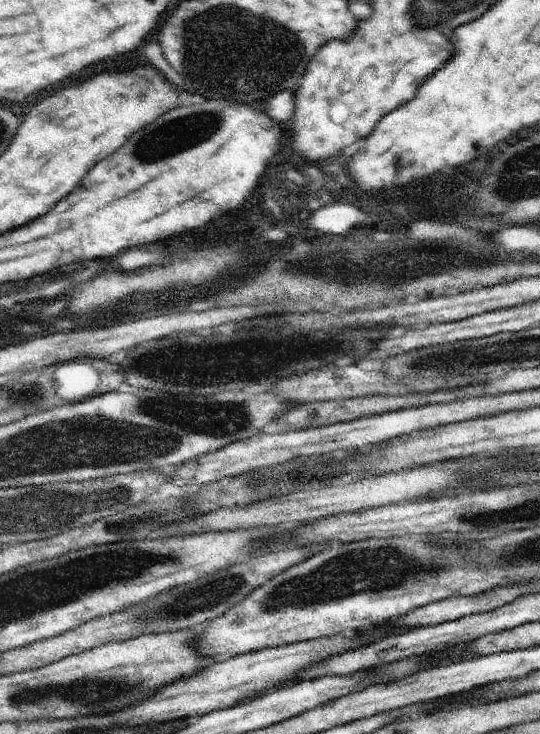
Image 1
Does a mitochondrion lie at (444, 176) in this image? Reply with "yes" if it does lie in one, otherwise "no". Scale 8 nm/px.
no

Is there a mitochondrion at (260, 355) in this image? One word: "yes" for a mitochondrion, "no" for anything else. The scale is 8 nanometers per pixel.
yes

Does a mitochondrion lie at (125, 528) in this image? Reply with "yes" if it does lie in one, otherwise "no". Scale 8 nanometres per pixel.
yes

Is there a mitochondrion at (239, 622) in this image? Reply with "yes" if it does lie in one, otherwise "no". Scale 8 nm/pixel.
yes

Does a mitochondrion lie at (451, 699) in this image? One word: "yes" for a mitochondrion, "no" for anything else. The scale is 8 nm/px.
no

